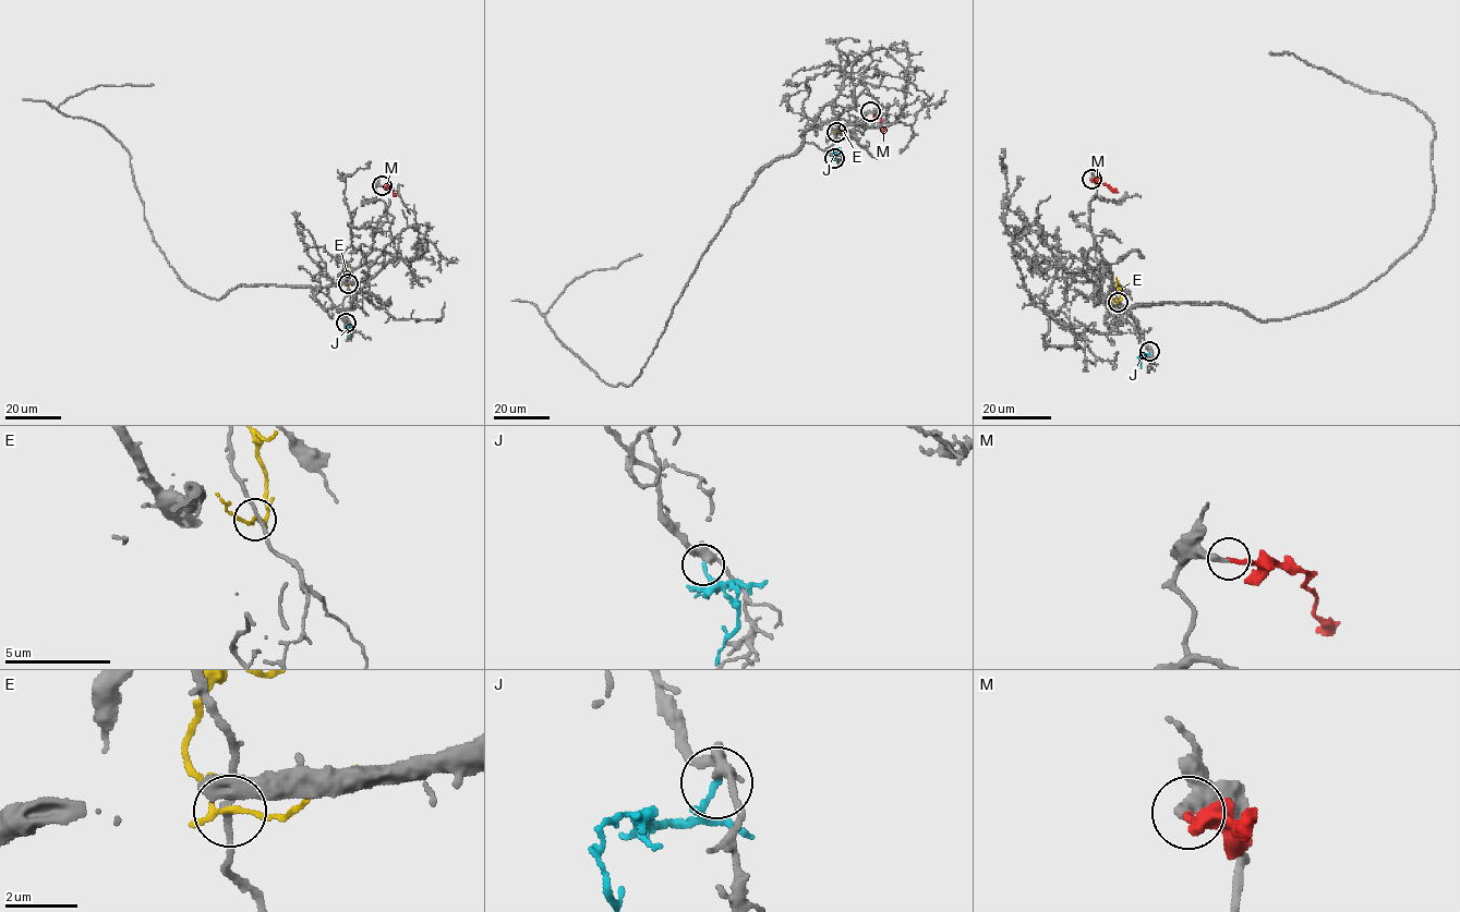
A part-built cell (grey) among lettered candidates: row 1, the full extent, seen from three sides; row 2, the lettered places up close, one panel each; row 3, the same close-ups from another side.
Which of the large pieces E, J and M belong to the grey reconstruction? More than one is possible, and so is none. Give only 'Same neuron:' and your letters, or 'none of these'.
Same neuron: M

